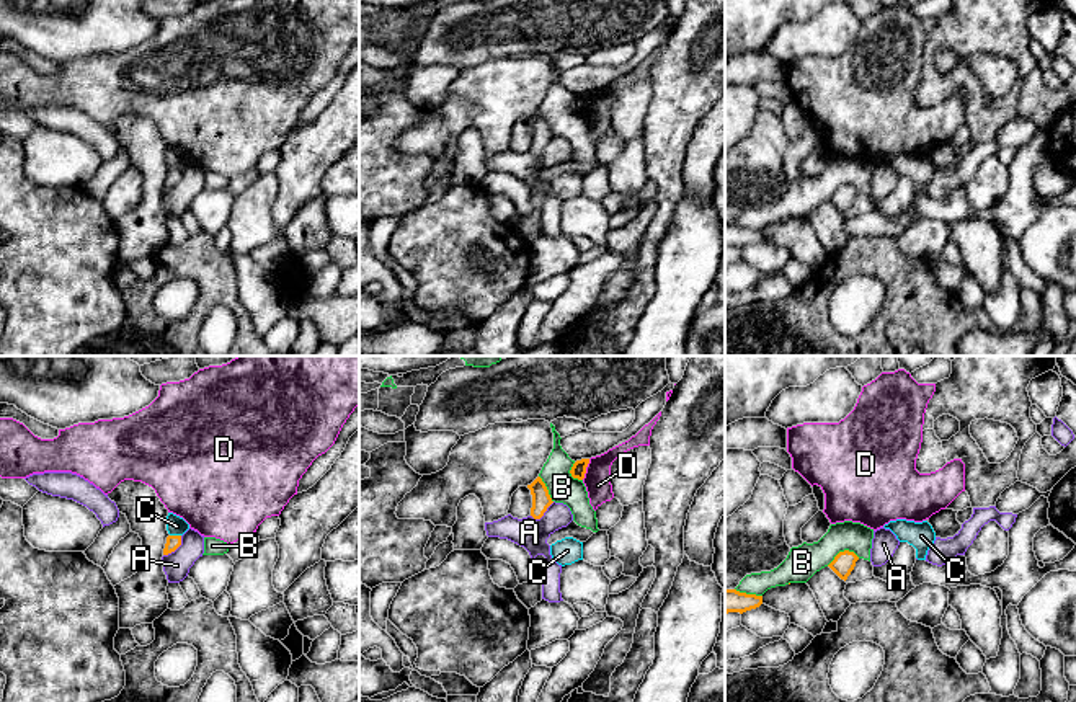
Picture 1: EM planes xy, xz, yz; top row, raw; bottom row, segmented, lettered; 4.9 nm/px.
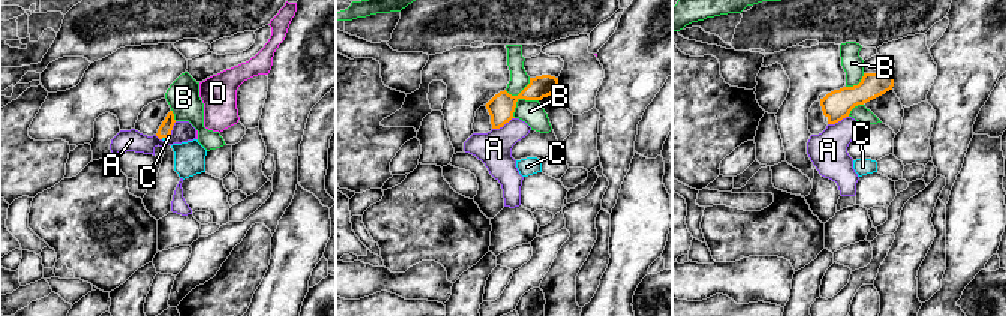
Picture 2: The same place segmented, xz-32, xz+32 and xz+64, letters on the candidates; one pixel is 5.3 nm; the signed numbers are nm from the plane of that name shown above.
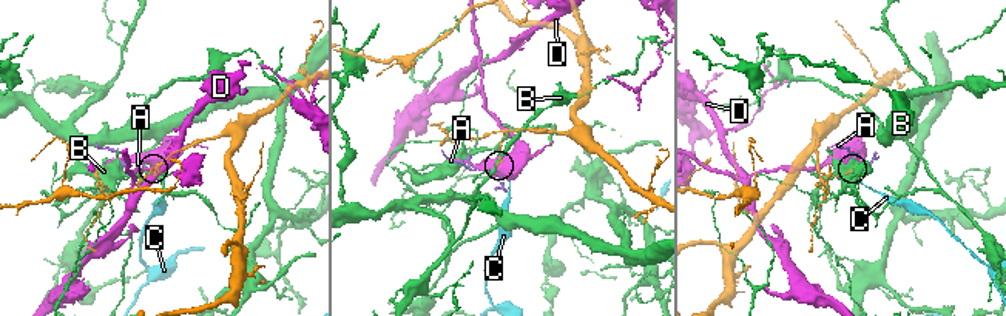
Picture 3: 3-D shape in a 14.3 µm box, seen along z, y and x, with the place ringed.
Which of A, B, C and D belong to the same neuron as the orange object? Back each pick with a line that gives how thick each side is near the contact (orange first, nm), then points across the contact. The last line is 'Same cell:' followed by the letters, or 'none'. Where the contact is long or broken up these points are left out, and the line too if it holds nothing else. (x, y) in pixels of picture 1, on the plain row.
Same cell: none

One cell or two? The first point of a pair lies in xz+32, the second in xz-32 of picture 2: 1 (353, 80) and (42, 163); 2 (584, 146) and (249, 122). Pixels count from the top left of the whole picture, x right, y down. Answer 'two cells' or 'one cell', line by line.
1: one cell
2: two cells

